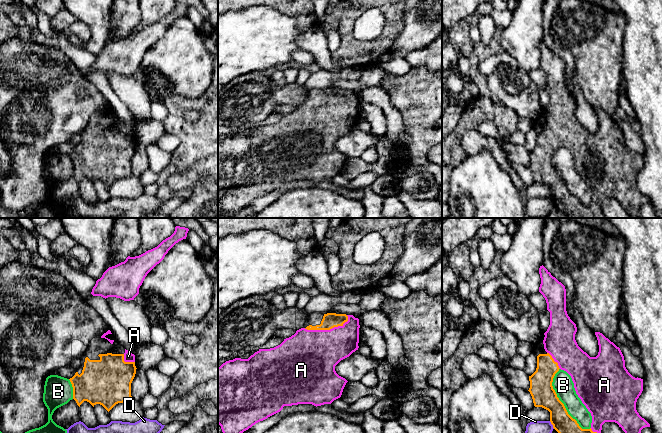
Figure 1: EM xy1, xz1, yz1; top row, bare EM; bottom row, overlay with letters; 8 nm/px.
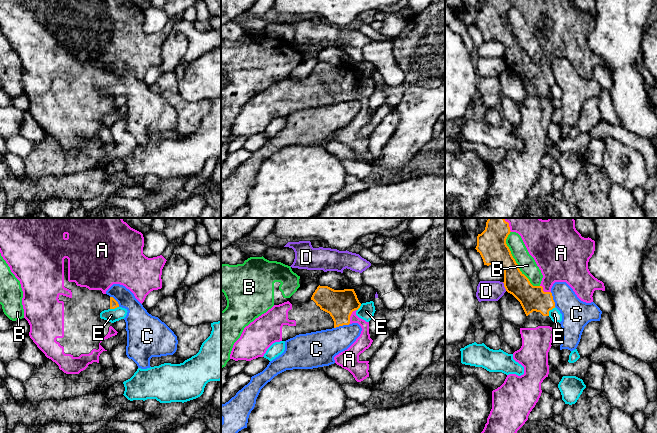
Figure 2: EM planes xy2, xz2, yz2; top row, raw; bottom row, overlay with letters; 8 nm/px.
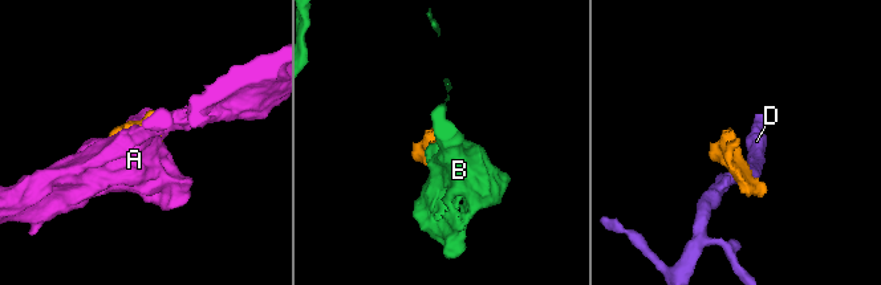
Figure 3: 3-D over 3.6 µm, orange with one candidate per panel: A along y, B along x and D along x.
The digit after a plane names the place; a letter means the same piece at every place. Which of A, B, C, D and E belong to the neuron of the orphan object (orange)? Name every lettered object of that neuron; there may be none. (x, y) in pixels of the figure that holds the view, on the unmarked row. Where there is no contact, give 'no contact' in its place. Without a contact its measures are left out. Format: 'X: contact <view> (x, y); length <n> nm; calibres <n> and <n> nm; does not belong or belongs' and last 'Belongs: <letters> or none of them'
A: contact xz1 (327, 105); length 380 nm; calibres 130 and 420 nm; belongs
B: contact yz1 (561, 178); length 550 nm; calibres 190 and 160 nm; does not belong
C: contact xz2 (341, 101); length 130 nm; calibres 240 and 260 nm; does not belong
D: contact yz2 (504, 62); length 80 nm; calibres 200 and 160 nm; does not belong
E: contact yz2 (550, 85); length 90 nm; calibres 200 and 90 nm; does not belong
Belongs: A

